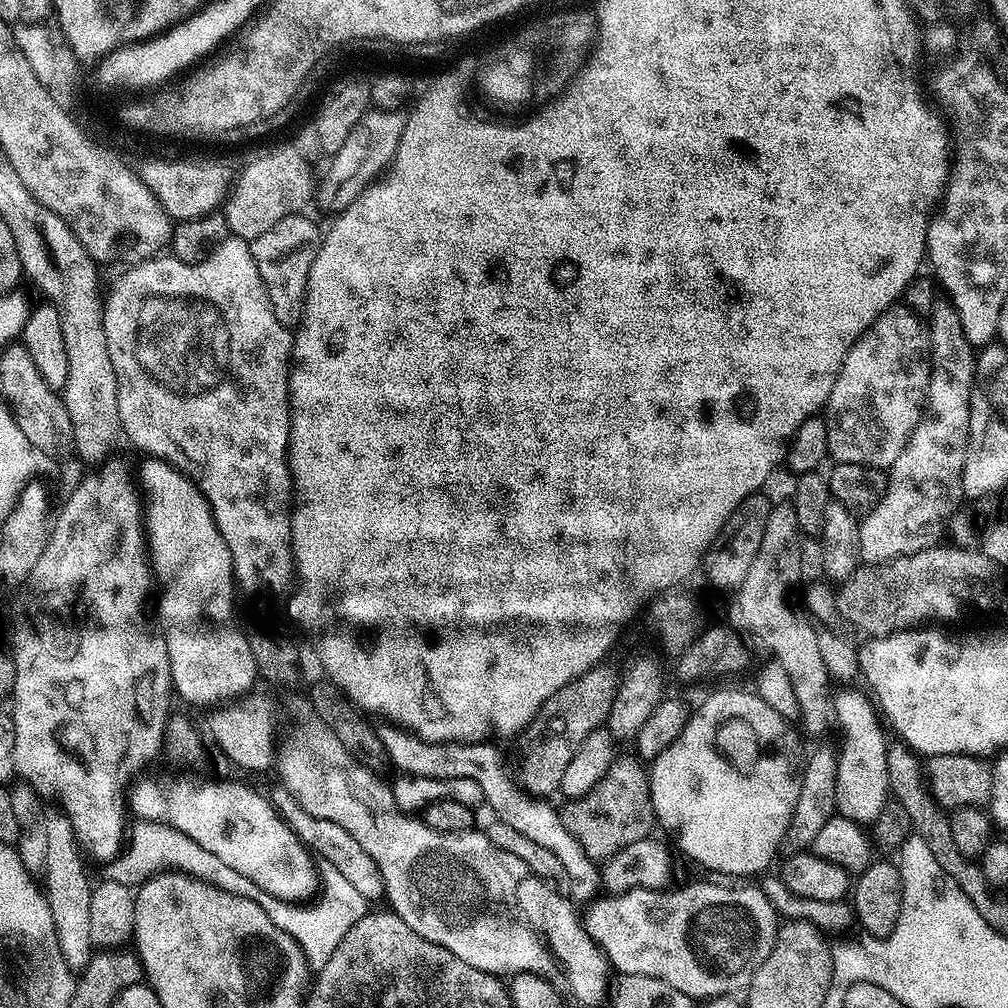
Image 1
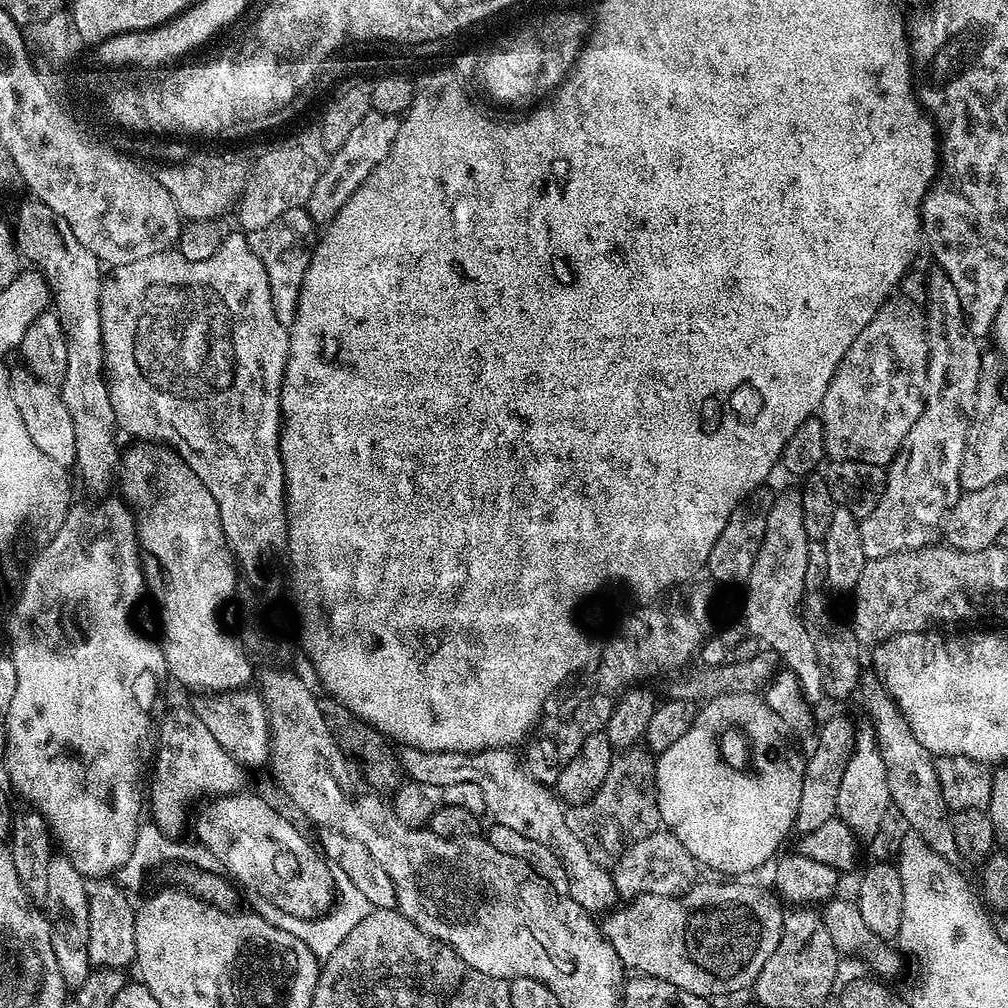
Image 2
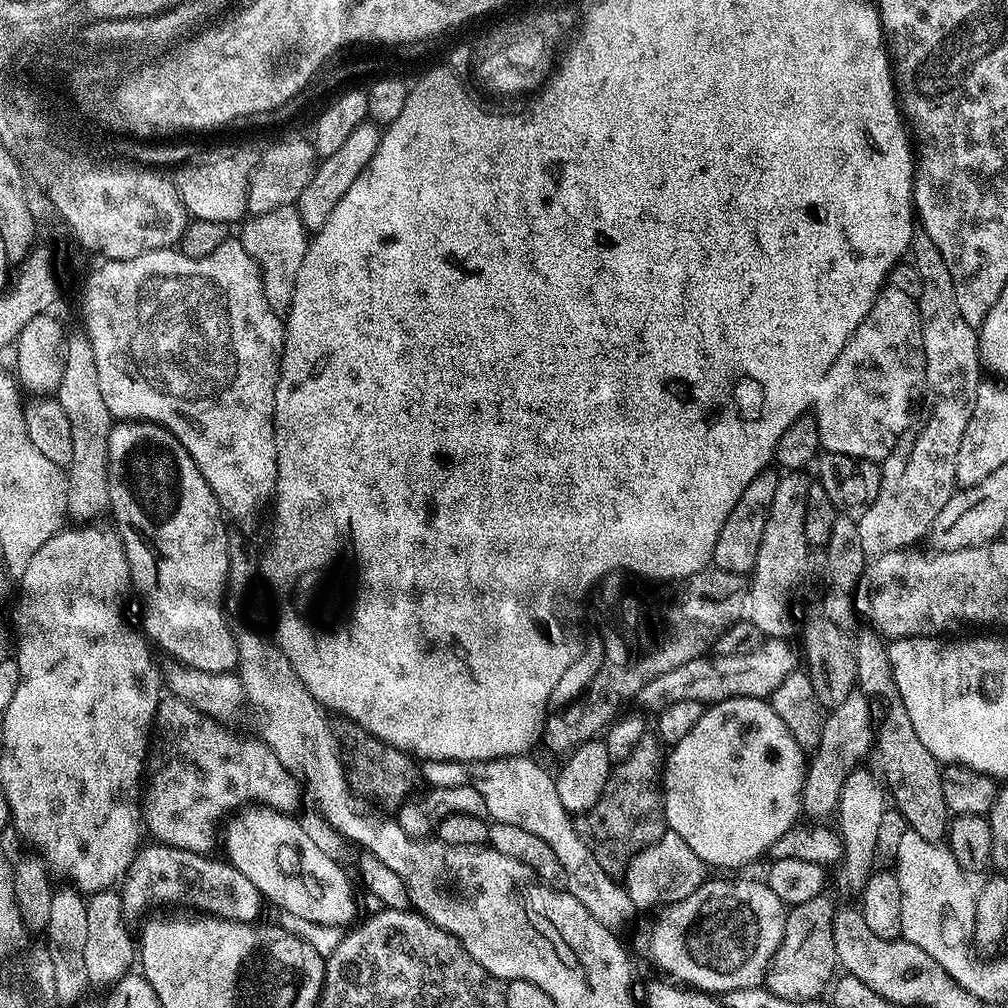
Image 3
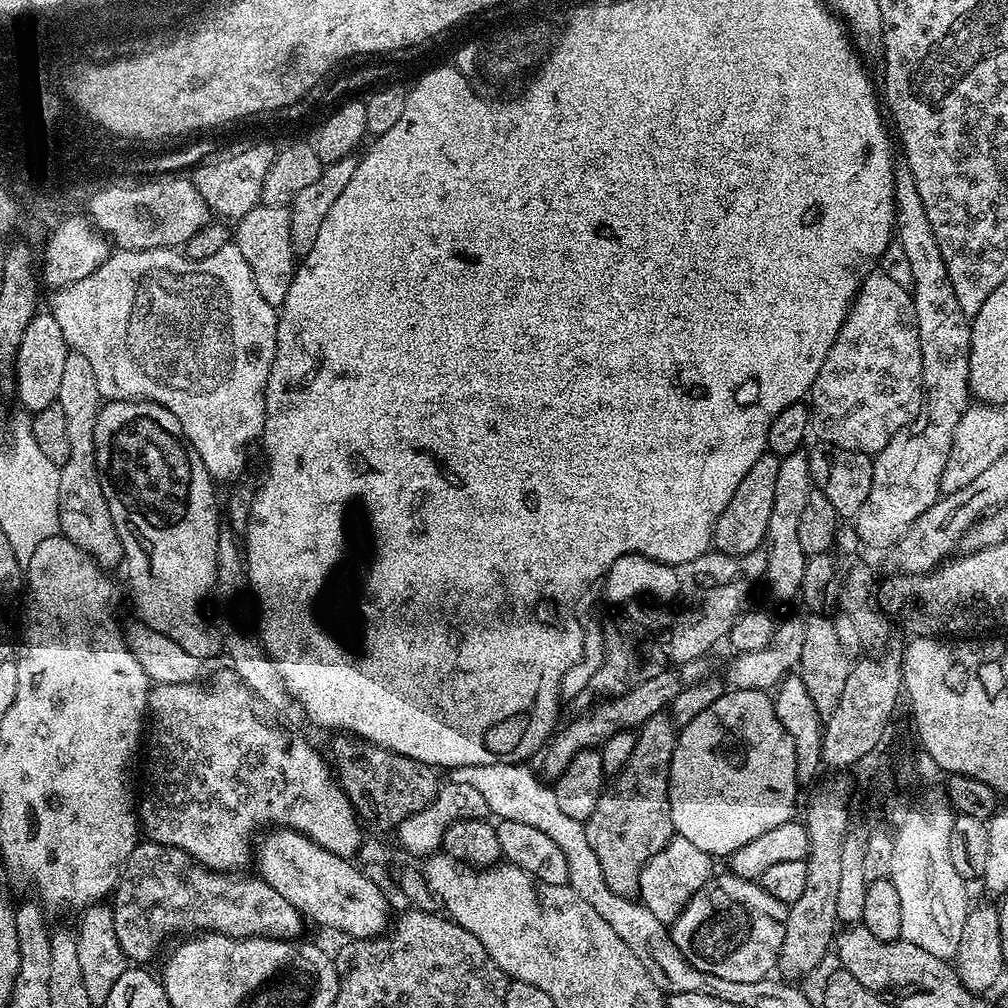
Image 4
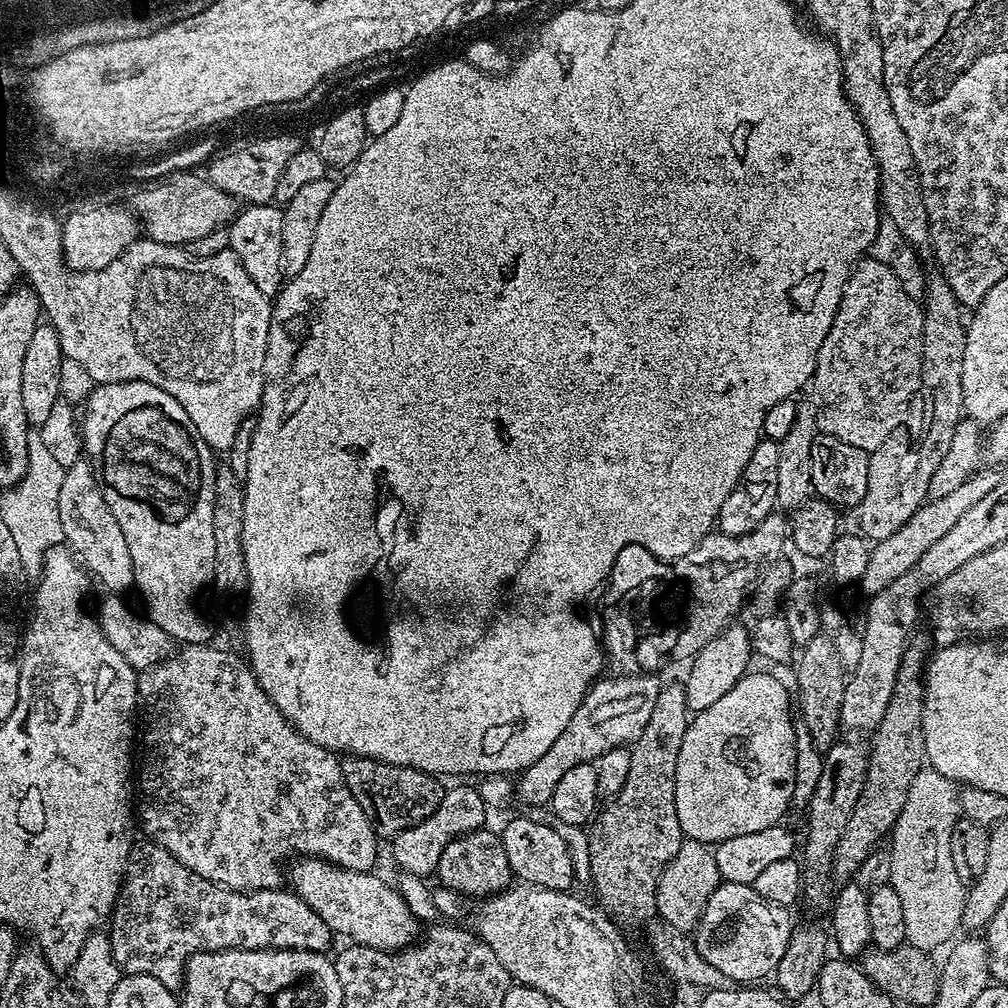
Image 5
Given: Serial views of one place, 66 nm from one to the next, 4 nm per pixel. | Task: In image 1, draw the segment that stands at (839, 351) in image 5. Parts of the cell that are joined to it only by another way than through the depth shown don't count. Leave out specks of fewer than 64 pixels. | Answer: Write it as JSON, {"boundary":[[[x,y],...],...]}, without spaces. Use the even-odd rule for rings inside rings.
{"boundary":[[[893,306],[883,312],[849,349],[830,390],[830,398],[822,409],[828,435],[828,454],[835,463],[857,464],[868,468],[868,462],[874,462],[874,468],[884,470],[884,462],[896,461],[898,450],[904,449],[910,434],[915,430],[912,422],[920,421],[914,418],[921,416],[912,410],[916,408],[914,404],[906,404],[908,398],[904,392],[898,394],[896,390],[898,356],[894,358],[894,350],[896,354],[898,350],[912,350],[912,344],[920,350],[920,346],[924,346],[929,339],[928,329],[921,317],[907,306]],[[894,342],[896,348],[890,348]],[[850,410],[862,414],[846,414]]]}

